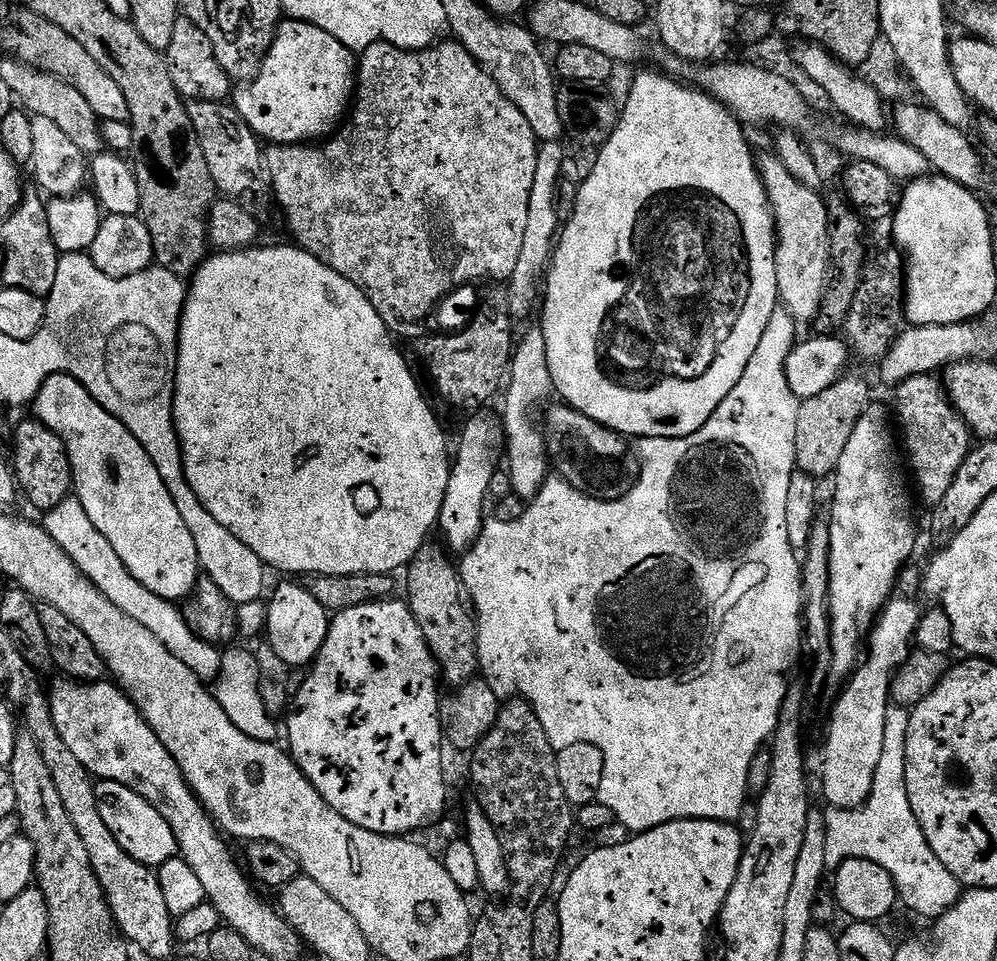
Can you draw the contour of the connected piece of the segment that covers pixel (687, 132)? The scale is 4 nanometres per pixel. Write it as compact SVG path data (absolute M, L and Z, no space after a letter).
M644 72L628 92L628 105L623 105L614 134L599 149L593 172L582 184L582 195L576 204L576 215L563 225L555 245L546 287L542 292L546 338L546 356L557 393L572 396L571 407L586 414L594 422L619 432L625 438L686 438L706 422L722 406L726 394L738 386L738 378L746 374L752 351L758 350L760 332L766 330L768 316L778 307L778 270L776 269L776 220L768 204L768 194L760 177L757 157L752 157L745 125L729 108L707 92L695 87L683 88L679 79L660 72Z

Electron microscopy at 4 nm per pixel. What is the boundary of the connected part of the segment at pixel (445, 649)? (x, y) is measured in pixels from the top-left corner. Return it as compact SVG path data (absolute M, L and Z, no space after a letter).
M435 542L425 544L423 550L408 565L406 603L416 615L418 626L422 626L422 634L443 679L445 676L452 686L459 686L473 679L480 667L476 633L478 619L472 597L464 589L459 567L455 563L452 565L453 557L443 547L441 548Z

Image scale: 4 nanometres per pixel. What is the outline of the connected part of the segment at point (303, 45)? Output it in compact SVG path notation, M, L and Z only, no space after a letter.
M285 19L276 29L276 40L268 51L260 66L256 79L235 93L234 107L240 111L246 126L261 141L272 144L292 144L304 146L309 142L320 142L323 136L337 131L345 123L354 100L358 83L357 57L338 38L326 34L326 30L318 30L318 26L310 26L301 20Z

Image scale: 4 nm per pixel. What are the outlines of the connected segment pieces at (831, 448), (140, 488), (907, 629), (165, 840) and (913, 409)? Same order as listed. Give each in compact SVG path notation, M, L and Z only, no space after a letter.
M851 374L841 376L838 382L834 382L834 386L822 390L822 394L801 400L798 430L794 434L797 469L817 478L831 477L846 451L846 442L850 442L850 434L854 434L854 426L858 426L858 418L862 418L873 400L867 382Z
M51 376L36 395L35 408L35 419L53 431L65 444L69 464L72 466L75 499L86 506L90 522L102 530L106 542L114 546L126 570L130 570L130 574L134 574L134 578L138 578L146 590L158 594L164 600L180 602L191 596L202 572L198 550L194 550L194 538L190 538L190 530L186 530L186 522L182 522L182 514L178 514L178 506L174 506L174 498L170 498L170 490L166 490L166 482L162 482L158 466L154 466L150 454L142 450L138 438L134 438L127 426L111 416L88 393L86 386L82 386L82 382L73 376Z
M893 598L885 604L870 633L860 667L839 689L840 697L832 708L828 737L824 740L824 796L833 808L863 808L871 797L882 757L882 742L886 739L892 678L910 655L916 627L922 617L916 605L915 599L905 598Z
M100 780L97 783L96 797L98 810L106 821L106 826L110 826L110 834L118 838L118 846L122 846L126 854L130 854L135 860L148 865L153 870L159 869L167 860L177 859L178 849L174 830L170 830L170 822L166 822L166 818L162 818L162 814L158 814L158 810L150 806L146 798L134 794L134 790L118 782L109 780Z
M935 375L906 378L898 385L895 392L894 416L898 421L903 451L904 448L908 451L906 464L910 469L911 479L914 484L916 479L916 484L920 487L920 496L928 506L935 506L942 502L942 498L946 498L946 490L950 490L962 462L974 447L972 430L952 407L943 383Z

